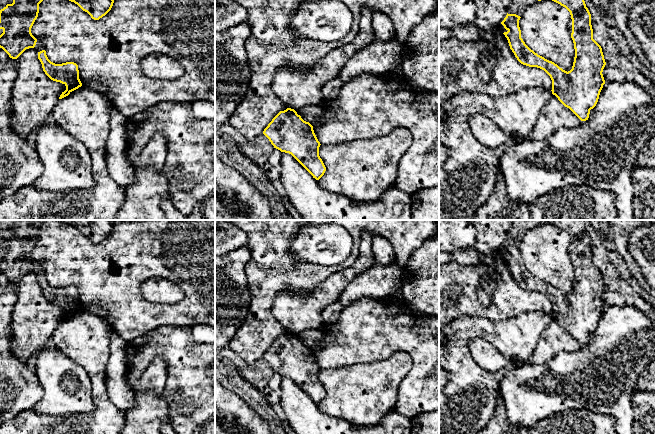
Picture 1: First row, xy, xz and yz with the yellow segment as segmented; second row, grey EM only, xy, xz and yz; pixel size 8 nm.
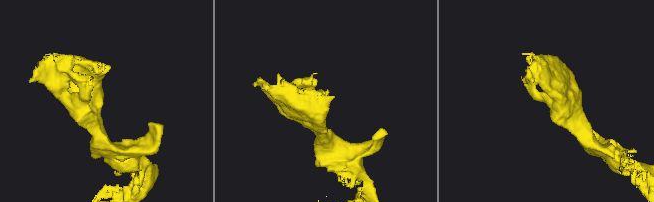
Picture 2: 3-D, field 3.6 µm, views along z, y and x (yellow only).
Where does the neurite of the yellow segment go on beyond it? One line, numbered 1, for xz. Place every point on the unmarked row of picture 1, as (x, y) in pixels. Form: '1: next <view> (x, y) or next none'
1: next none

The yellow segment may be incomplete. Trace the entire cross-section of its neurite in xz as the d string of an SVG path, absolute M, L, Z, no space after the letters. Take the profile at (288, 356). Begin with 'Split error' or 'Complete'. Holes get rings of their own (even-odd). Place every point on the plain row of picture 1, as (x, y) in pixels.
Complete. M294 333L280 335L264 353L263 358L274 372L291 378L316 404L326 391L319 380L320 366L313 350L304 345Z

